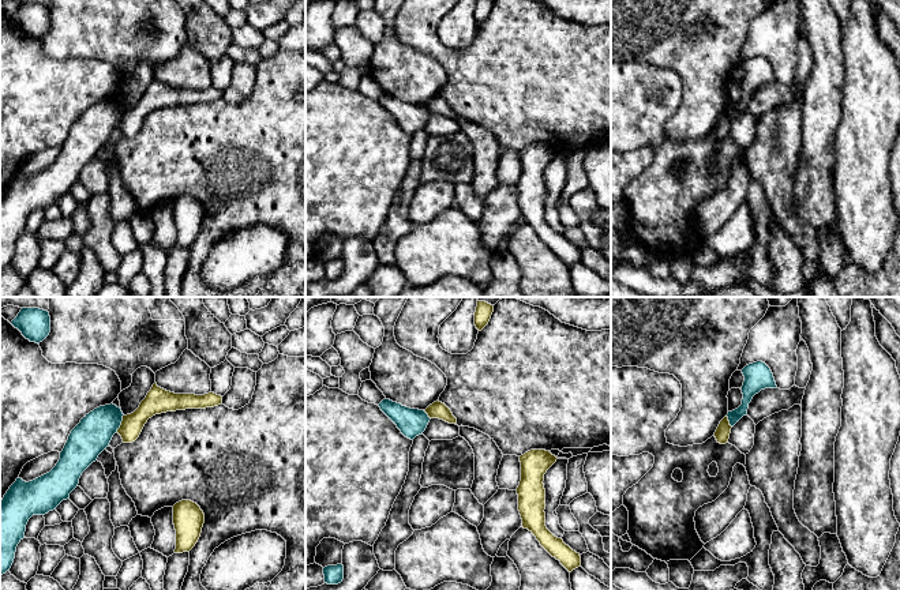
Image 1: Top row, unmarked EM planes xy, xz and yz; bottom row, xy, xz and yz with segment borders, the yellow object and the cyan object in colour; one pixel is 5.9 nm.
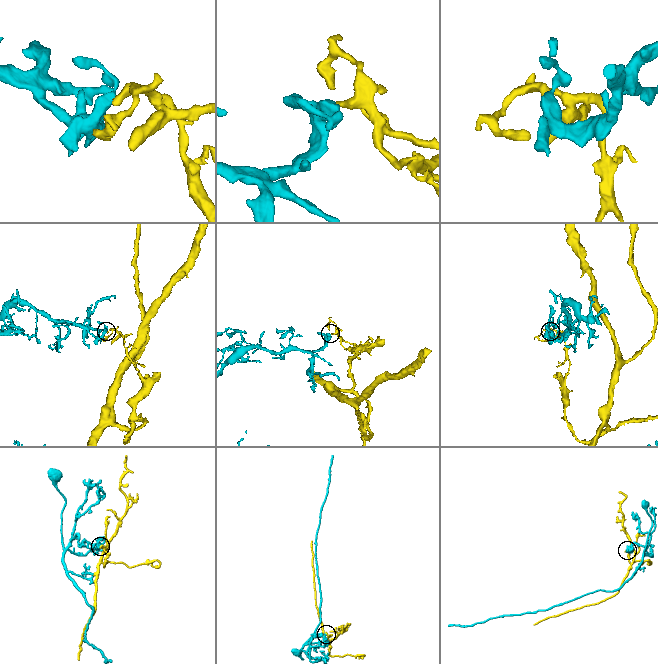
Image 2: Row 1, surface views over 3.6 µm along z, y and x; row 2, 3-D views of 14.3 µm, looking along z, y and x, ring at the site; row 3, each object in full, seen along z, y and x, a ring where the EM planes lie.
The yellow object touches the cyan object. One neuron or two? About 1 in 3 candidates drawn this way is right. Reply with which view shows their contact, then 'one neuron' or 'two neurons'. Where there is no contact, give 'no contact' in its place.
meets yellow in xy; two neurons

